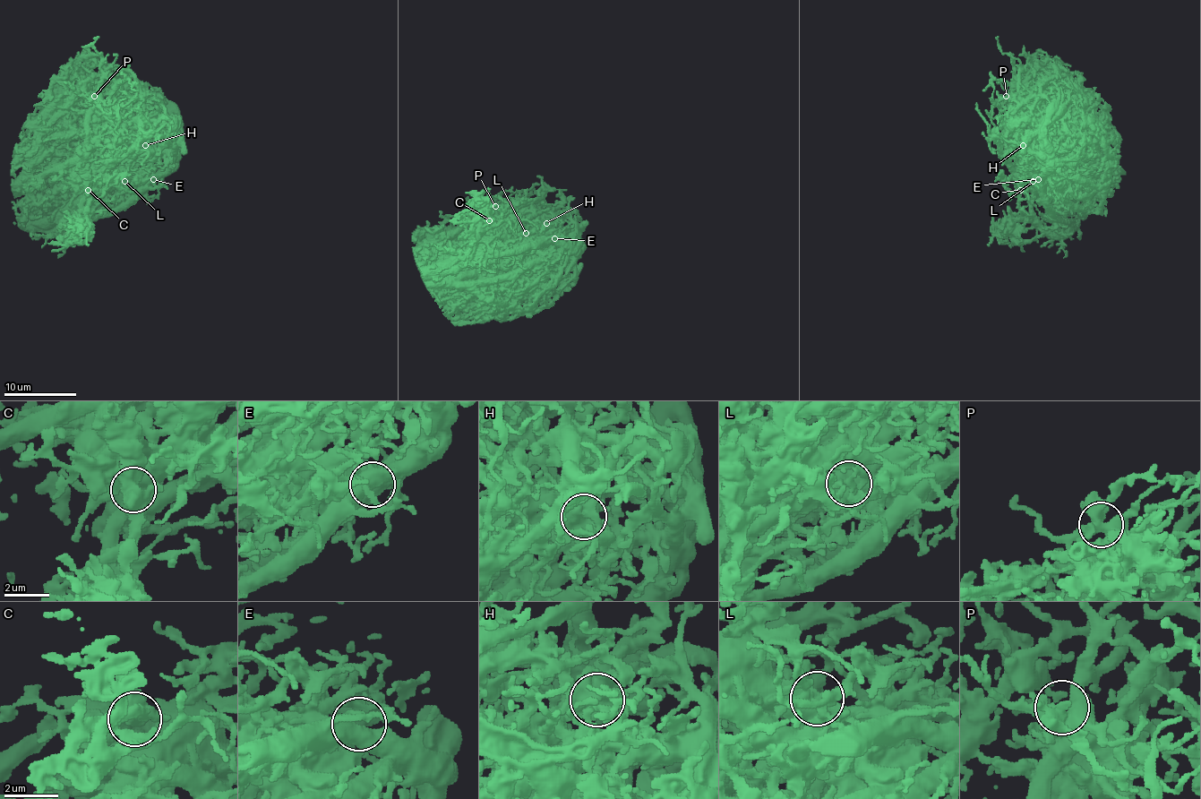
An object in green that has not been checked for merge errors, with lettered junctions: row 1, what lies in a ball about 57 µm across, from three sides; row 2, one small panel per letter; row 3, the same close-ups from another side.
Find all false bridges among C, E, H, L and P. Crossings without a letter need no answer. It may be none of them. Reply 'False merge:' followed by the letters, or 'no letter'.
False merge: no letter

